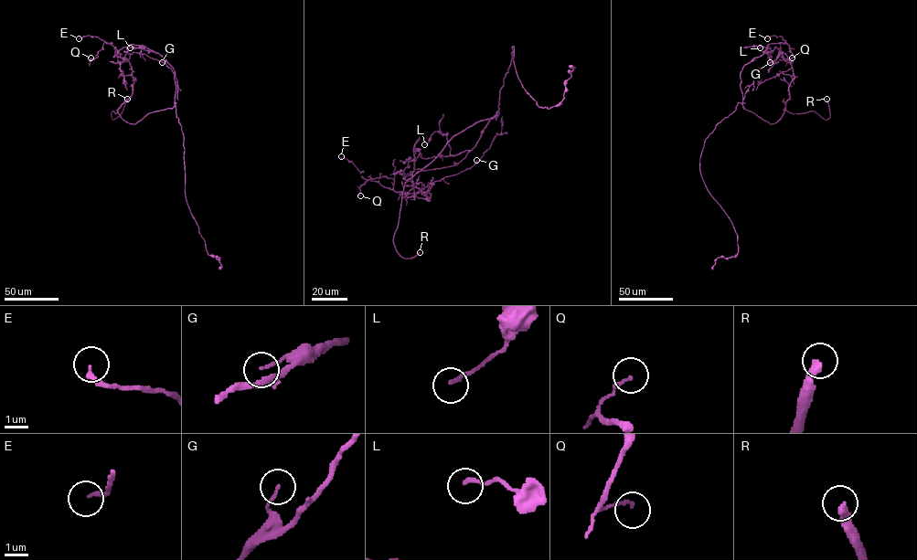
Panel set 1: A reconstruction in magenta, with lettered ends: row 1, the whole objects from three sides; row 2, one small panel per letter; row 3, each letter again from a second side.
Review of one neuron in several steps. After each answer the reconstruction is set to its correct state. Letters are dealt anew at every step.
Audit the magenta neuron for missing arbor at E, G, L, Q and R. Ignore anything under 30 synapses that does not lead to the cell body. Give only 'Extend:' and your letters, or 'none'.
Extend: R

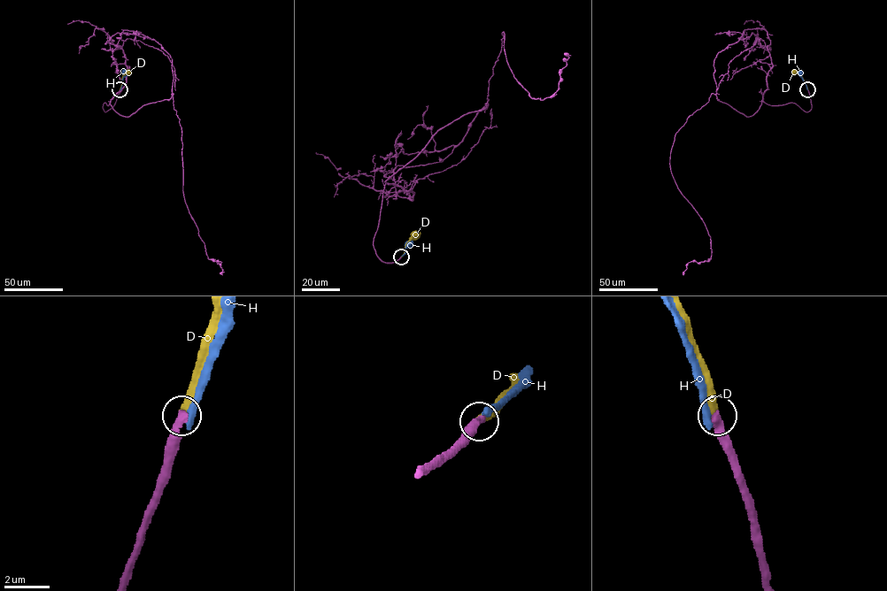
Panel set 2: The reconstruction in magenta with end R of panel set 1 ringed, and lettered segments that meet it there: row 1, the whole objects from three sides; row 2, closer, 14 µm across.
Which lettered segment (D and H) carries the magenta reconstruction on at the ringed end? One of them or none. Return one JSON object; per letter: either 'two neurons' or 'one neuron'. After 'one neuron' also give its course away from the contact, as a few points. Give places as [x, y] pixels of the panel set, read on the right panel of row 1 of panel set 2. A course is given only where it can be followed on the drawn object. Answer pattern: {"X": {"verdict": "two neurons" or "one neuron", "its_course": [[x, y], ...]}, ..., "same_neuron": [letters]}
{"D": {"verdict": "one neuron", "its_course": [[807, 89], [802, 78], [793, 72]]}, "H": {"verdict": "two neurons"}, "same_neuron": ["D"]}

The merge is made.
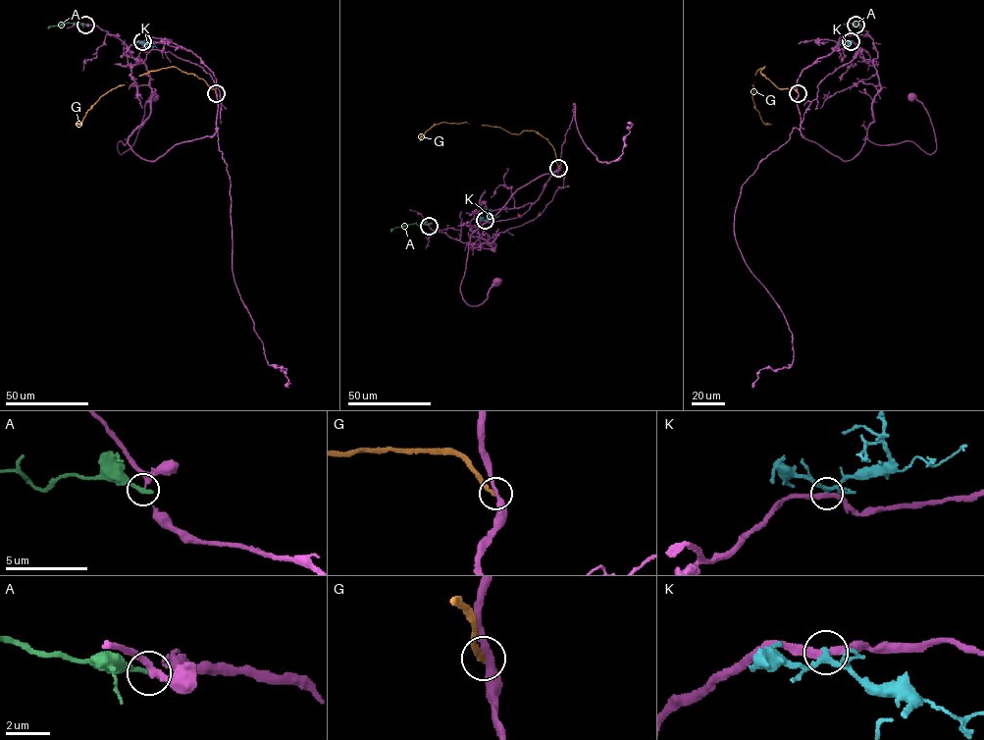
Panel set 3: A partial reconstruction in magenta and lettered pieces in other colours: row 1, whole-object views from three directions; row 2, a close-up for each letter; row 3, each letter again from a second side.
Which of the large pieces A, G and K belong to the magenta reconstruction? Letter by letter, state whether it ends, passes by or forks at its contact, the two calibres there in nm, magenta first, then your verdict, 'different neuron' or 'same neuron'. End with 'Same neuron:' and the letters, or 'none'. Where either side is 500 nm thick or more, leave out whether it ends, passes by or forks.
A: it ends | 200/280 nm | different neuron
G: it ends | 280/240 nm | different neuron
K: it forks | 320/200 nm | different neuron
Same neuron: none

